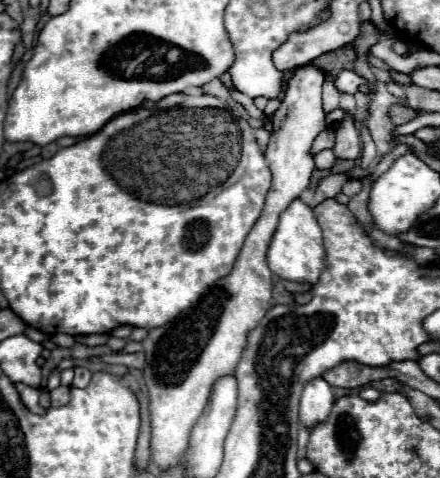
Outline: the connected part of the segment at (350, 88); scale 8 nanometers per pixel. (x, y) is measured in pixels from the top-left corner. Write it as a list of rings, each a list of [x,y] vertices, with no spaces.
[[[341,71],[339,77],[335,79],[335,85],[337,85],[339,91],[355,93],[357,85],[367,85],[367,81],[363,77],[359,77],[355,71]]]

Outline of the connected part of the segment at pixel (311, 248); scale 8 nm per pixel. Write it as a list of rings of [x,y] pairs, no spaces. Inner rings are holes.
[[[301,199],[291,201],[291,205],[279,217],[279,225],[275,229],[275,235],[273,235],[269,251],[267,251],[269,269],[275,275],[279,275],[281,279],[317,283],[317,279],[325,267],[323,257],[325,257],[325,251],[323,251],[321,229],[317,225],[313,209],[309,205],[305,205]]]

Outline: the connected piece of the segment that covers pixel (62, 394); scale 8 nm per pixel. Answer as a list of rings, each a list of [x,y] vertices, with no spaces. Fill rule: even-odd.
[[[57,387],[57,389],[53,389],[51,391],[51,405],[53,407],[59,407],[59,405],[65,405],[67,401],[69,401],[69,387]]]

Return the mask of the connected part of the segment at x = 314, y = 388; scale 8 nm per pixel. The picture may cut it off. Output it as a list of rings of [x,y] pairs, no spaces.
[[[311,379],[305,387],[303,387],[303,395],[301,395],[301,405],[299,405],[299,421],[307,427],[315,427],[317,423],[325,421],[331,405],[333,405],[333,391],[331,385],[323,379]]]

